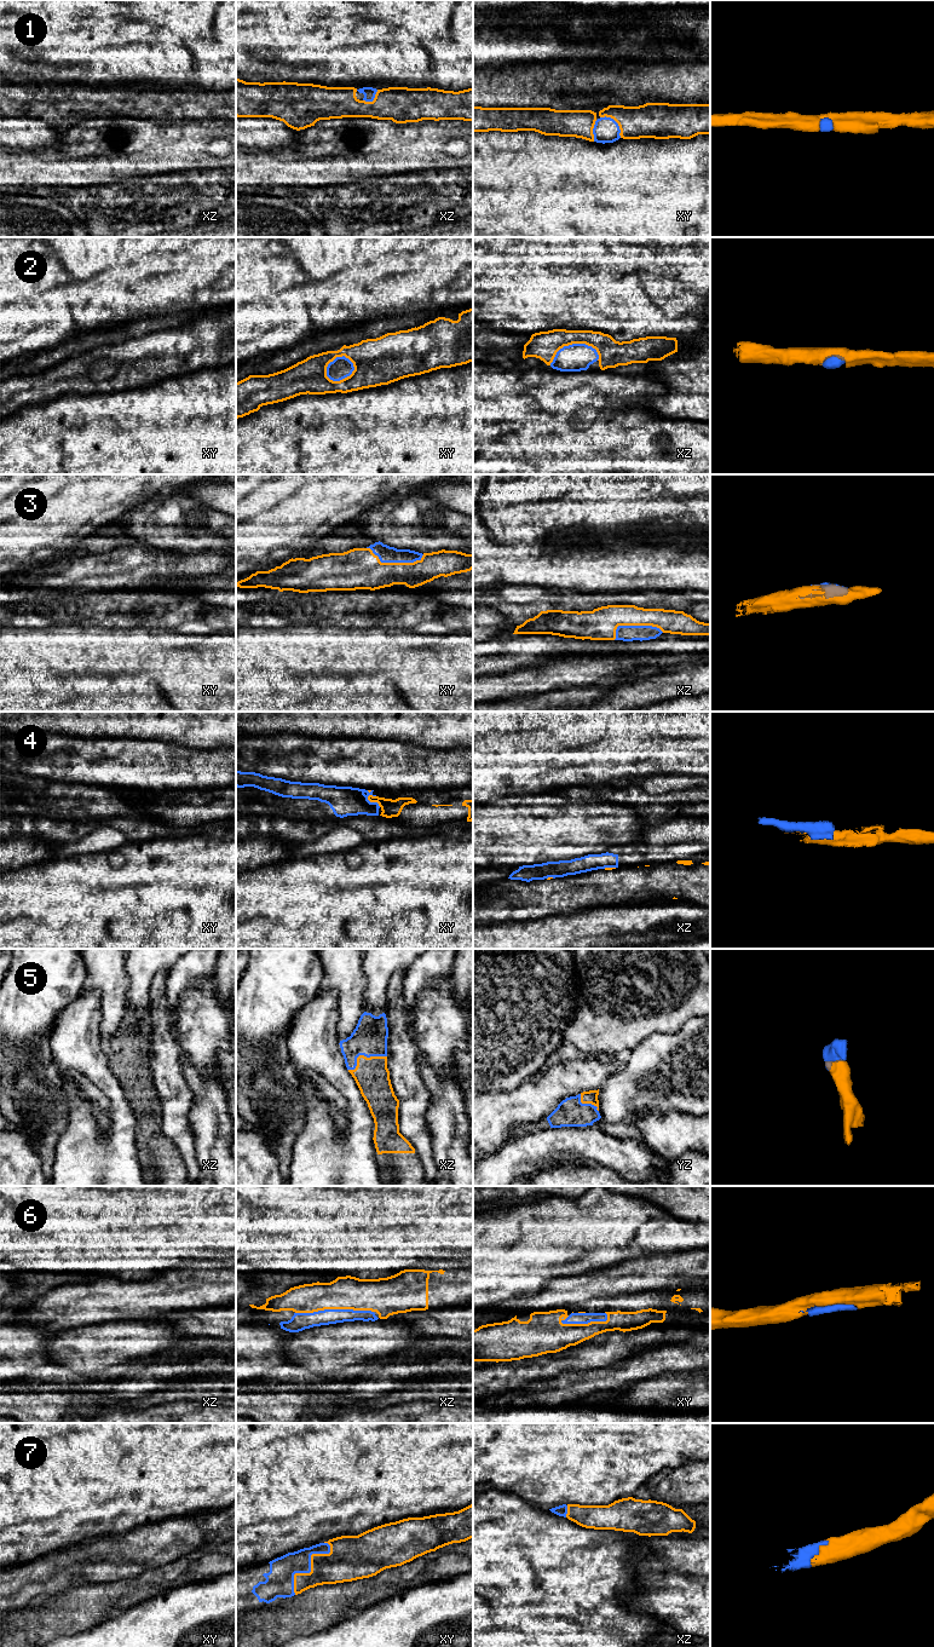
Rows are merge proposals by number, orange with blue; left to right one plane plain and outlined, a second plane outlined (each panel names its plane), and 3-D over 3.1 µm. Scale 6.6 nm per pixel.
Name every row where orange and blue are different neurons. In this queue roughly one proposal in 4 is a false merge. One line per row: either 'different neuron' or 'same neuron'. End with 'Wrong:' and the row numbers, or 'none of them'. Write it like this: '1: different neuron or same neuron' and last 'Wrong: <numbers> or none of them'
1: same neuron
2: same neuron
3: same neuron
4: different neuron
5: same neuron
6: same neuron
7: same neuron
Wrong: 4

